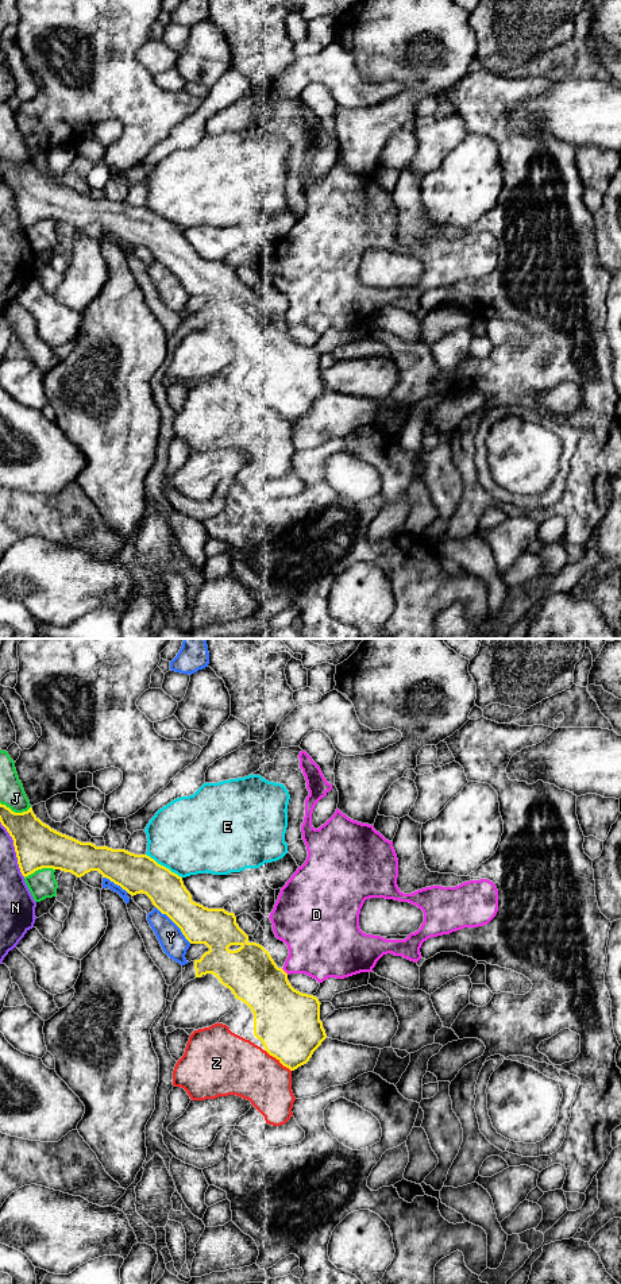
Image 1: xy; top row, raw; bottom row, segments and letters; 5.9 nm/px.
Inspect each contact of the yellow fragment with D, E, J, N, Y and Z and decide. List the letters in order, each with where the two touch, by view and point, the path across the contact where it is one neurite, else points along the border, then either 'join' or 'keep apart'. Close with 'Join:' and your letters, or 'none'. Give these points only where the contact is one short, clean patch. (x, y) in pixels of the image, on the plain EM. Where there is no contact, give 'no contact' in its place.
D: meets yellow in xy at (284, 323); keep apart
E: meets yellow in xy at (162, 218); border along xy (146, 205), (181, 230); keep apart
J: meets yellow in xy at (14, 164); keep apart
N: meets yellow in xy at (15, 201); keep apart
Y: meets yellow in xy at (174, 274); keep apart
Z: meets yellow in xy at (278, 411); keep apart
Join: none

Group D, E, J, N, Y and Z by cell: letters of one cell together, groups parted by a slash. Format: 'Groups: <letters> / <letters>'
Groups: D / E / J / N / Y / Z

